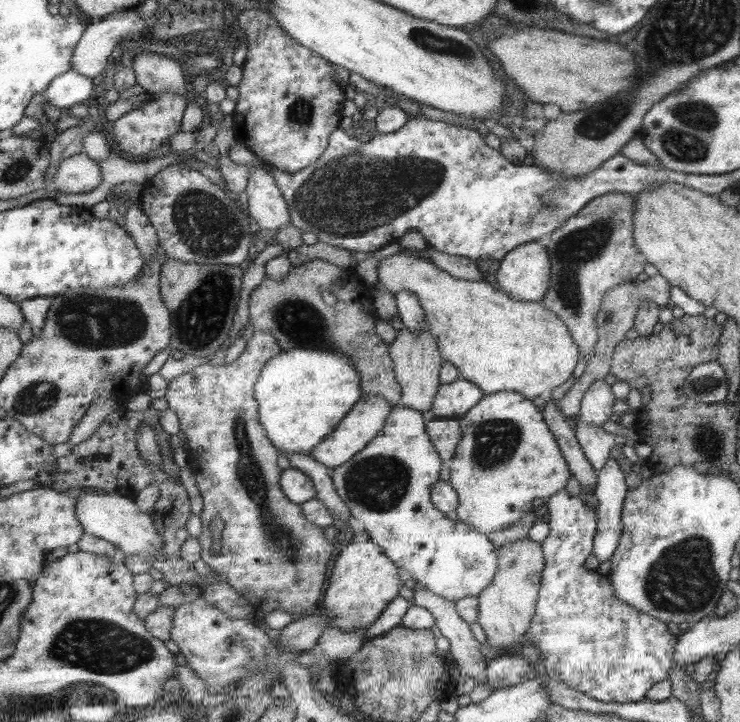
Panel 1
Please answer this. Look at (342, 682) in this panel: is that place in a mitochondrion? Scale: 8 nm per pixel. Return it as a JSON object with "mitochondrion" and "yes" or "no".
{"mitochondrion":"no"}

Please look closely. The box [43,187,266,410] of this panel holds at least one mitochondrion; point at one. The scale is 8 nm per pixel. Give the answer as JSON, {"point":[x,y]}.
{"point":[95,323]}

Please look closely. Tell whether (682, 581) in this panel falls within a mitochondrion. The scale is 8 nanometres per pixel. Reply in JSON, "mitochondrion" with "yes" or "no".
{"mitochondrion":"yes"}

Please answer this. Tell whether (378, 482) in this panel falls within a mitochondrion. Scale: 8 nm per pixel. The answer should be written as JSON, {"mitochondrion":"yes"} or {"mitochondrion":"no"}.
{"mitochondrion":"yes"}

